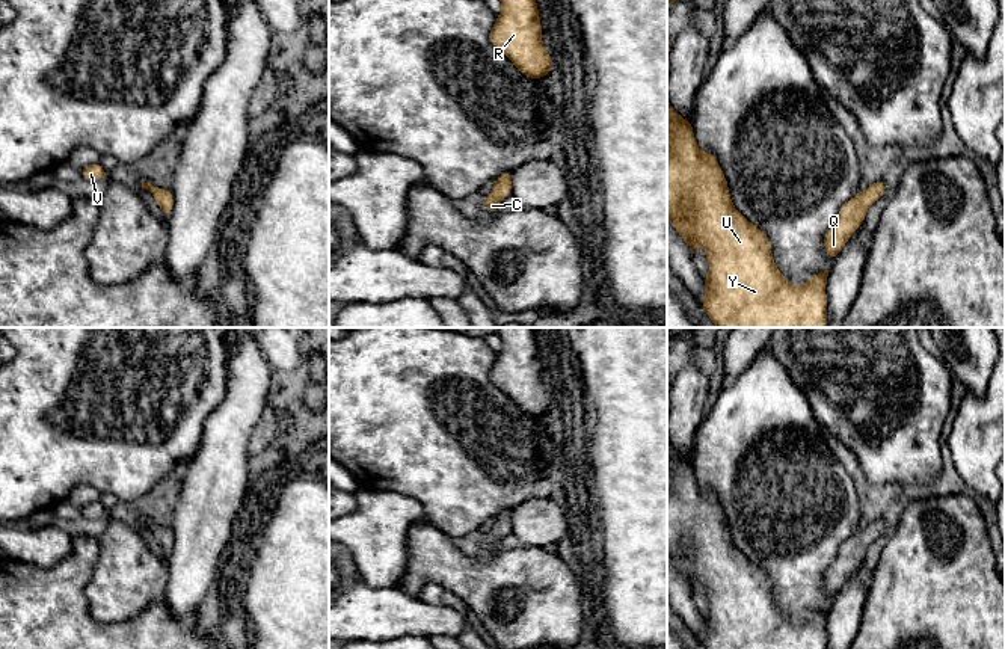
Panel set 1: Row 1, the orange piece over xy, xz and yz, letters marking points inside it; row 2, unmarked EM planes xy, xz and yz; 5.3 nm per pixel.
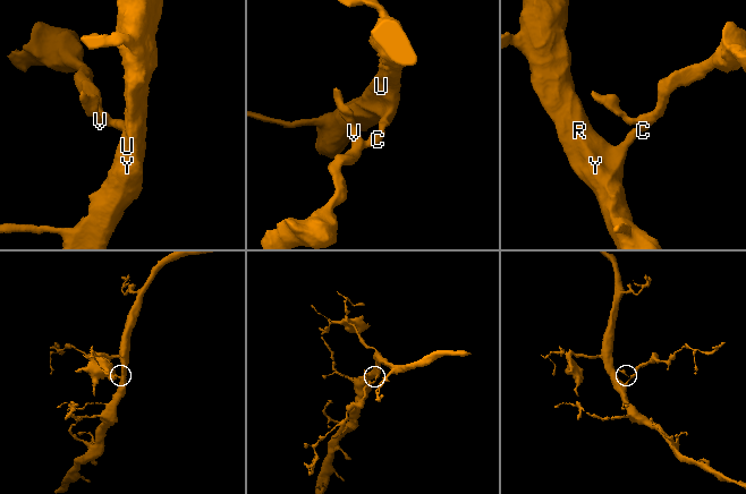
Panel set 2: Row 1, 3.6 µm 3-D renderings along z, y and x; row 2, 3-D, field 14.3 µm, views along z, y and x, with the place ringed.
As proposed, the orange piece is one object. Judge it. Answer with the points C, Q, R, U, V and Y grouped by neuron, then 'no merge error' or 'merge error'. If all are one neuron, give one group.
C Q R U V Y; no merge error

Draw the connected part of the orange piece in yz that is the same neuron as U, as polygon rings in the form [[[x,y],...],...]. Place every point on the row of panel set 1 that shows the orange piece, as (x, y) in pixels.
[[[667,98],[667,137],[672,151],[667,152],[667,217],[685,240],[693,257],[696,245],[702,245],[709,264],[709,275],[703,278],[705,299],[700,303],[717,328],[827,328],[827,276],[819,272],[801,287],[789,284],[771,255],[771,245],[765,232],[748,222],[732,204],[727,180],[711,152],[702,152],[693,134],[691,118],[684,121]]]

